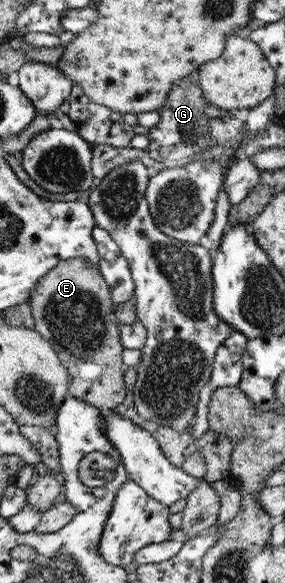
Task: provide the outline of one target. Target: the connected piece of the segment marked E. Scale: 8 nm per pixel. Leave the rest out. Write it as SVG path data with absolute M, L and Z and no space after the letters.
M67 259L38 279L28 305L35 319L35 329L43 331L54 347L59 347L59 359L70 372L72 397L83 400L106 412L126 401L126 367L122 363L124 350L121 331L115 319L109 284L98 267L81 259Z

